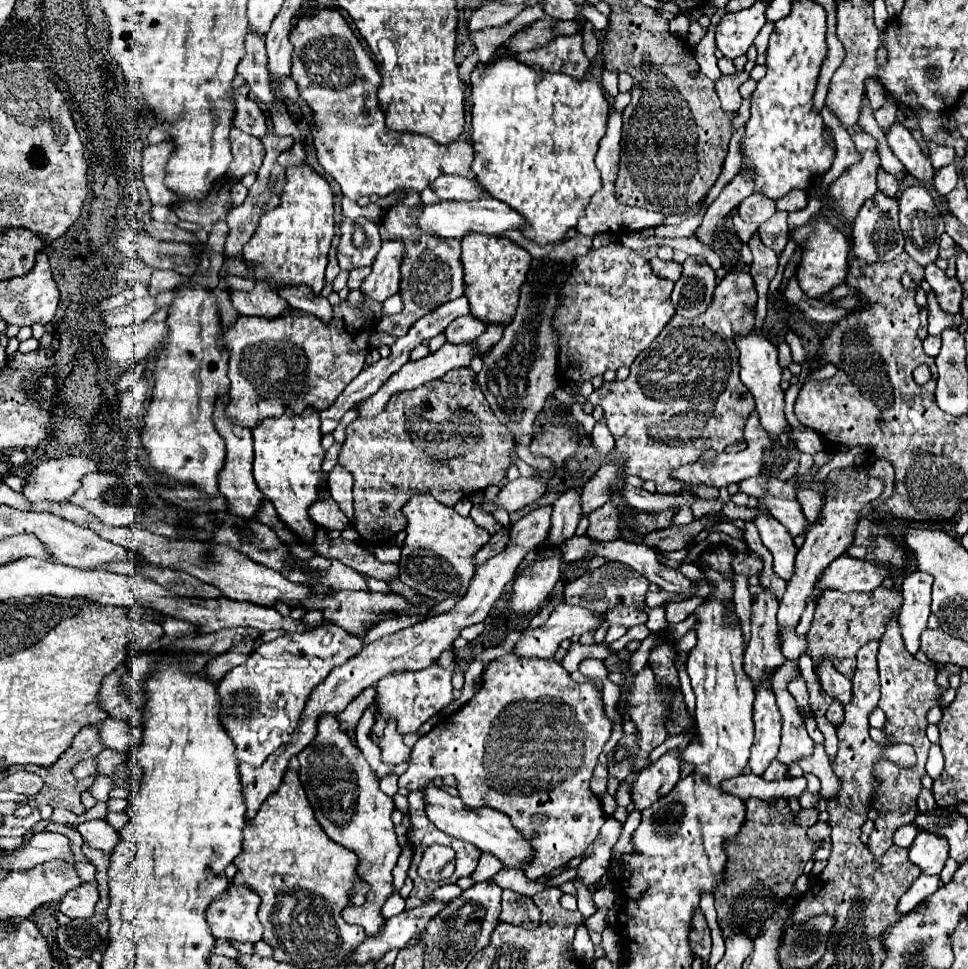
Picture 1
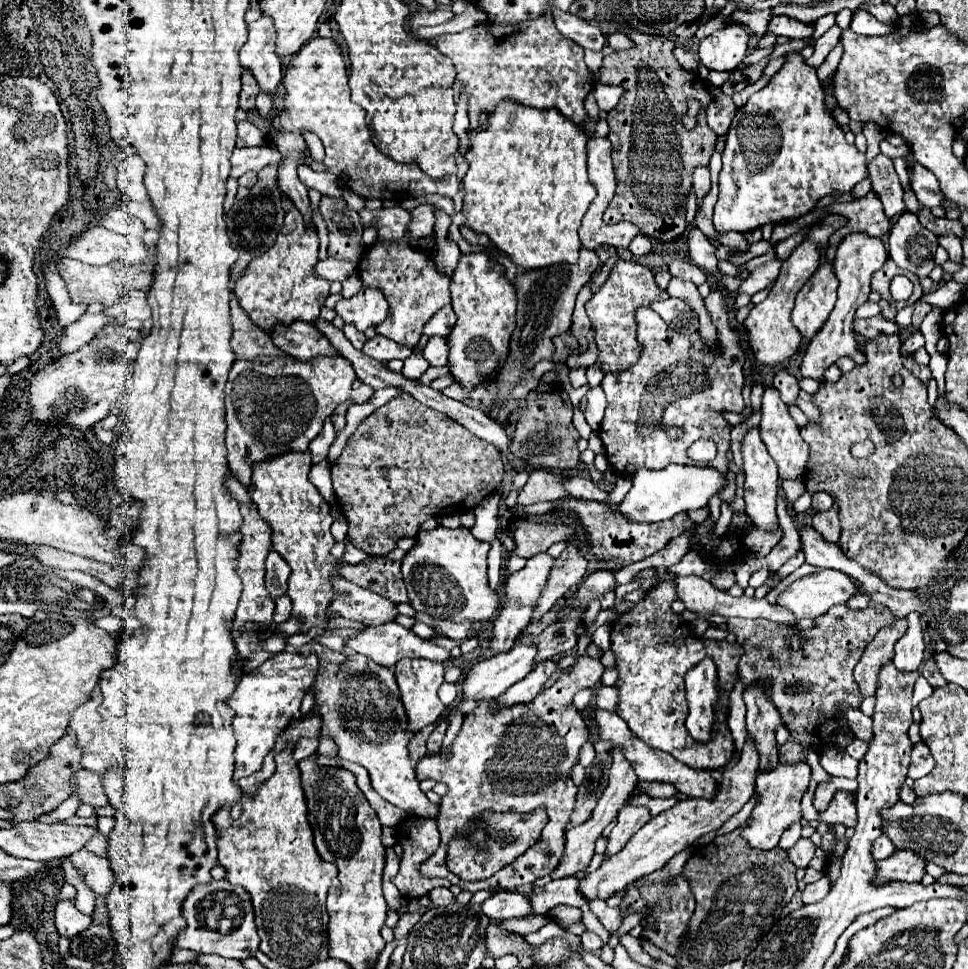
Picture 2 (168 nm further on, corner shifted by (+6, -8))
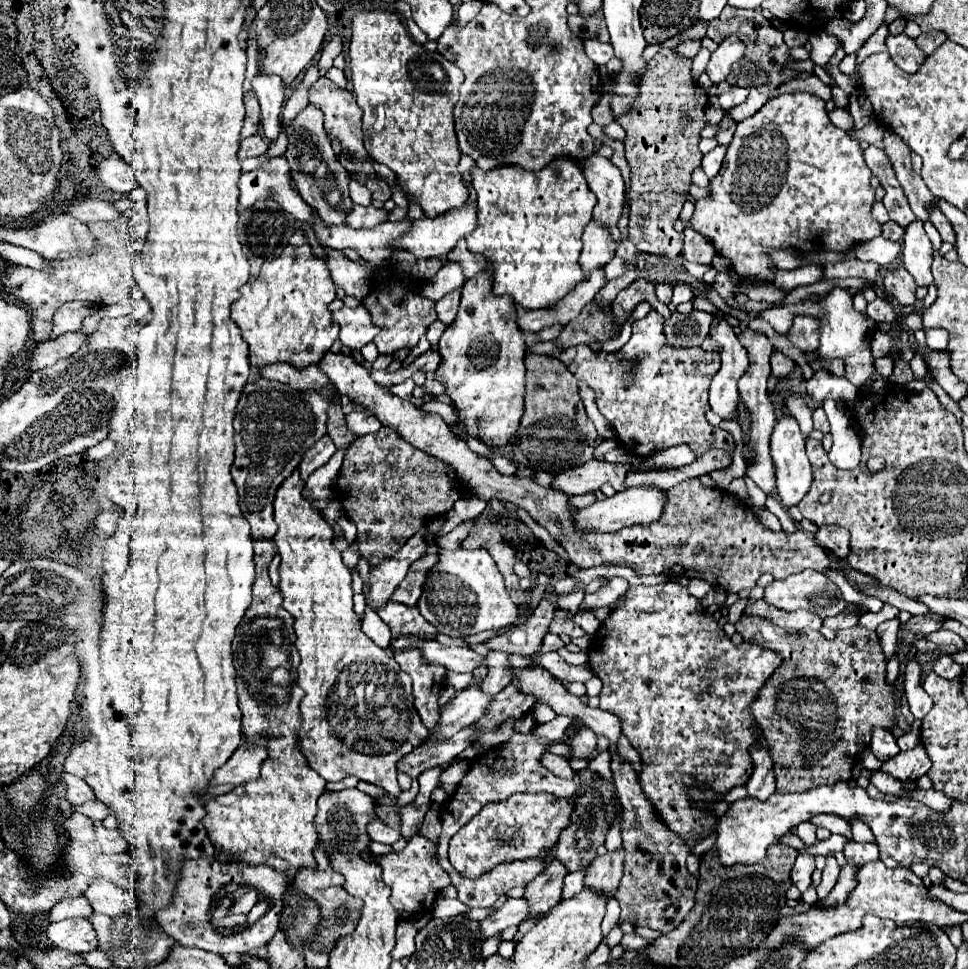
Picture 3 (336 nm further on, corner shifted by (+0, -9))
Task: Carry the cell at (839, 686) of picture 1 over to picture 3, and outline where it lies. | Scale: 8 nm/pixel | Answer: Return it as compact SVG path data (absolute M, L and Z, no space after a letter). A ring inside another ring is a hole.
M874 729L872 741L870 741L870 751L872 751L880 761L888 761L888 759L892 759L894 755L900 753L900 747L896 745L896 739L892 737L890 731Z

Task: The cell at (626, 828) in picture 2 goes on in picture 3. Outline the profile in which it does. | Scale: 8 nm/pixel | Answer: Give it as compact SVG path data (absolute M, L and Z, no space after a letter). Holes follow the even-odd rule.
M622 849L616 853L606 853L596 857L586 871L584 887L590 891L604 891L608 899L614 897L616 887L620 887L620 879L622 879L622 869L624 869L622 859L624 859Z

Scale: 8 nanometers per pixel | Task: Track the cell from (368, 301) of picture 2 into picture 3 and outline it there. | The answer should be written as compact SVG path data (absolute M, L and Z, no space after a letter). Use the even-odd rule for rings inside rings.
M342 307L340 311L332 313L332 321L340 327L338 339L342 347L348 347L352 351L360 351L376 337L376 333L380 333L380 327L372 325L366 307L356 307L356 309Z

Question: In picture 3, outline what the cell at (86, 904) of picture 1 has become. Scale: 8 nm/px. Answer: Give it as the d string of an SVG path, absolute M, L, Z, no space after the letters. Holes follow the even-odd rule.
M64 919L48 925L46 937L60 949L72 953L88 953L98 949L96 931L88 919Z

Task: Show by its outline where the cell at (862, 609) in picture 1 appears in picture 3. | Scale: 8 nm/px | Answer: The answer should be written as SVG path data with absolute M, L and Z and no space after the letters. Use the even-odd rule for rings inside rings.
M742 617L736 623L736 629L744 641L762 645L784 657L782 667L768 679L752 703L754 719L762 729L762 737L772 753L776 793L804 793L820 785L850 781L856 755L868 747L872 729L884 727L890 731L896 725L896 693L894 687L886 683L886 657L882 653L878 635L860 625L838 631L830 641L824 639L818 631L810 631L810 635L806 635L802 641L804 651L794 651L794 635L786 633L780 635L776 643L766 643L762 641L758 627L752 627L752 621L752 617Z

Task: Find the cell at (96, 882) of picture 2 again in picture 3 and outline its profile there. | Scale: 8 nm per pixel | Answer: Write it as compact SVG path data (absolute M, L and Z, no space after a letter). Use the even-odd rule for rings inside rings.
M94 879L86 889L84 897L90 901L94 913L102 913L112 919L122 915L134 915L138 909L138 901L134 895L124 889L118 889L104 879Z

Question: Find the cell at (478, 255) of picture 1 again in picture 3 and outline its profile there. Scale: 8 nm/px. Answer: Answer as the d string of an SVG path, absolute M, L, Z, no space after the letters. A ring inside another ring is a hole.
M482 271L476 279L470 279L462 285L462 301L456 319L446 327L446 331L440 337L440 365L436 369L438 381L446 387L446 395L452 399L452 405L458 413L460 423L464 423L470 437L480 439L488 447L502 447L506 445L520 423L520 417L524 413L524 355L526 355L526 341L522 331L516 325L516 307L508 299L508 295L494 297L492 295L492 277L490 273ZM482 359L480 365L476 361ZM492 361L492 363L486 363Z

